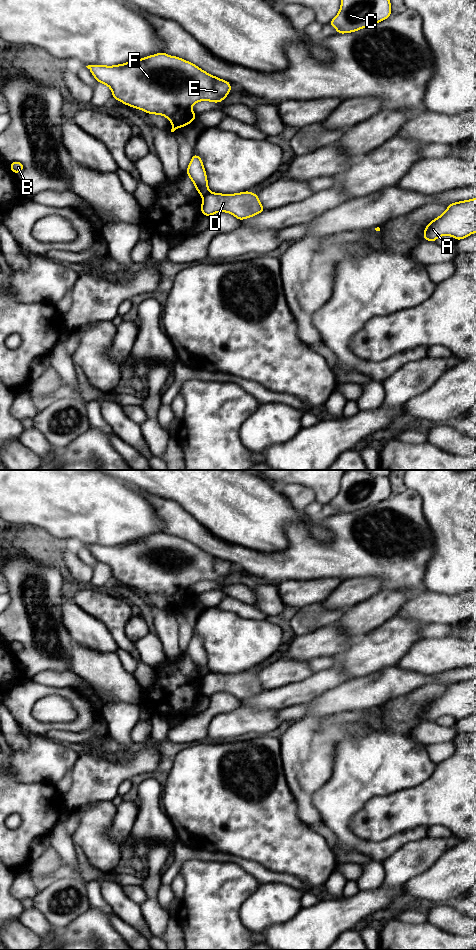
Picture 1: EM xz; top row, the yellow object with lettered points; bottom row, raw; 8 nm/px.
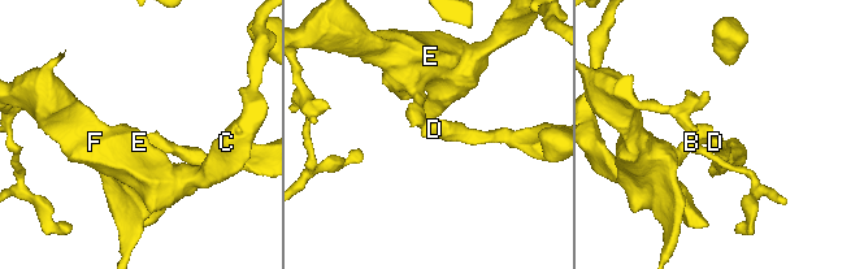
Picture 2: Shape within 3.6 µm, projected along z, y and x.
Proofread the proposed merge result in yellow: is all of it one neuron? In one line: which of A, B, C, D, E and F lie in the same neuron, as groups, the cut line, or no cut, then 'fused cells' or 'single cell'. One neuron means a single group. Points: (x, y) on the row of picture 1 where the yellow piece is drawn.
A D / B C E F; cut in xz along (210, 192), (203, 197); fused cells

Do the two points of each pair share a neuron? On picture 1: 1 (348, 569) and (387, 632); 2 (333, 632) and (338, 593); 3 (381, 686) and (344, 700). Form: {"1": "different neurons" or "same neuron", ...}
{"1": "different neurons", "2": "same neuron", "3": "same neuron"}

